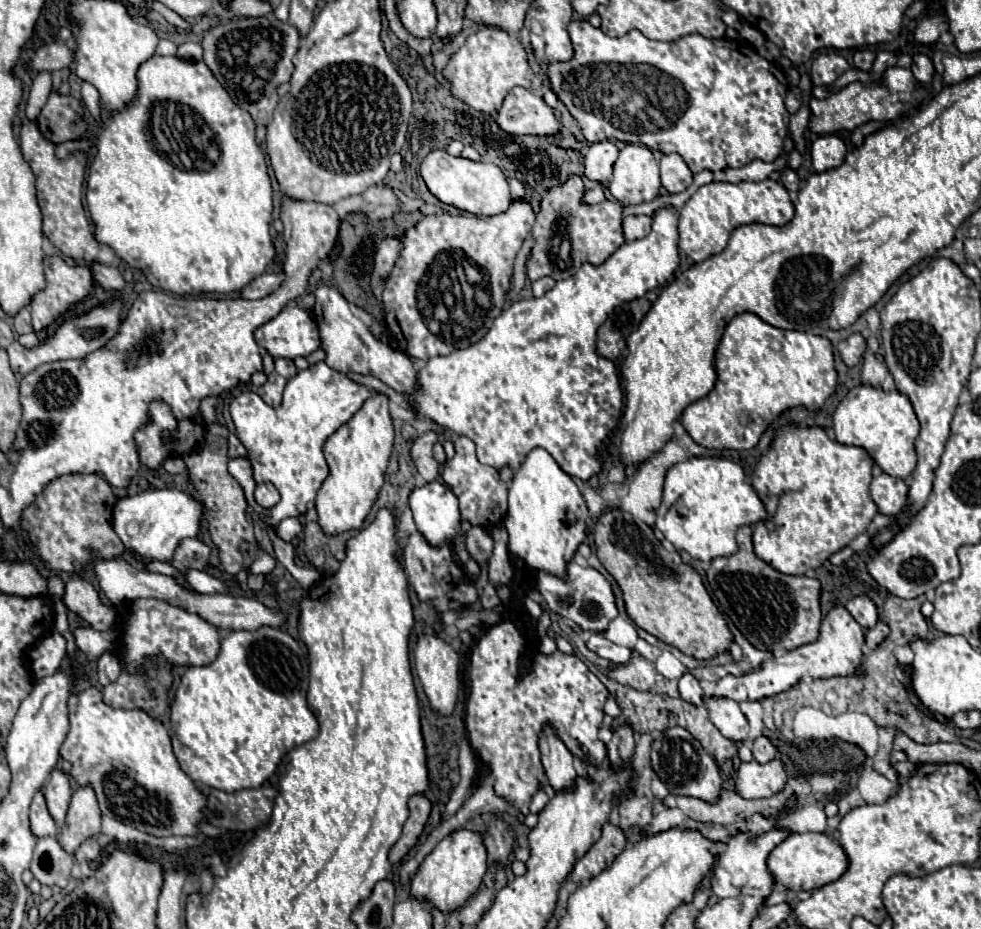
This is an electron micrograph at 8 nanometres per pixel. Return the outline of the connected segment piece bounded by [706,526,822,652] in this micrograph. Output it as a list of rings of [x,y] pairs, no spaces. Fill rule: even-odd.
[[[752,528],[738,530],[740,550],[728,558],[714,558],[706,570],[710,588],[722,610],[730,616],[736,628],[760,650],[792,650],[816,642],[820,634],[820,580],[808,576],[788,576],[762,562],[752,548]]]

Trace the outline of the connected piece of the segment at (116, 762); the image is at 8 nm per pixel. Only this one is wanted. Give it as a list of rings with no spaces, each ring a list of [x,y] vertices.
[[[94,686],[74,694],[68,702],[70,708],[70,732],[60,748],[60,756],[72,764],[72,778],[78,786],[90,784],[96,790],[96,798],[104,816],[118,818],[152,836],[196,836],[198,824],[204,822],[206,798],[196,788],[190,776],[182,772],[172,752],[168,728],[152,720],[142,710],[110,708],[102,700],[102,692]]]

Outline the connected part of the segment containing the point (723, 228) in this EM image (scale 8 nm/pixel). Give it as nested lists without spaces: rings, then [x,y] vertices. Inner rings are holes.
[[[770,178],[762,182],[710,182],[700,186],[690,200],[680,210],[680,242],[678,246],[694,260],[702,262],[714,254],[720,254],[724,246],[728,244],[730,232],[742,224],[772,224],[772,226],[784,226],[792,220],[794,206],[788,196],[788,190]]]

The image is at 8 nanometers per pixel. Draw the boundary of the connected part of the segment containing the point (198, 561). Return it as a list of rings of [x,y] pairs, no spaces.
[[[188,538],[184,540],[178,550],[174,552],[172,558],[172,566],[176,568],[196,568],[196,570],[206,570],[208,566],[208,556],[210,556],[210,548],[196,540],[196,538]]]

